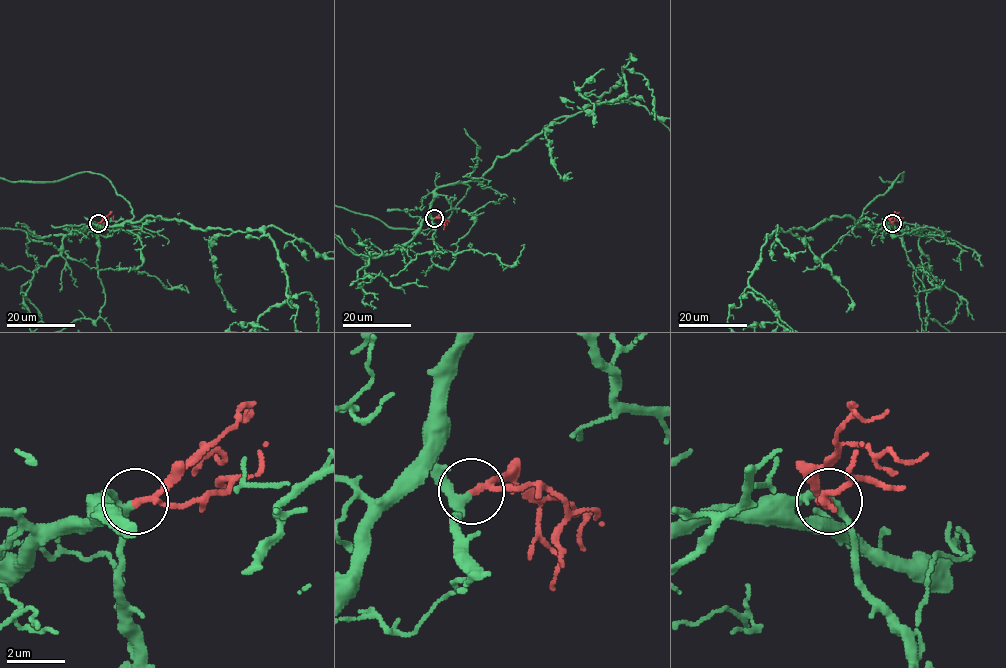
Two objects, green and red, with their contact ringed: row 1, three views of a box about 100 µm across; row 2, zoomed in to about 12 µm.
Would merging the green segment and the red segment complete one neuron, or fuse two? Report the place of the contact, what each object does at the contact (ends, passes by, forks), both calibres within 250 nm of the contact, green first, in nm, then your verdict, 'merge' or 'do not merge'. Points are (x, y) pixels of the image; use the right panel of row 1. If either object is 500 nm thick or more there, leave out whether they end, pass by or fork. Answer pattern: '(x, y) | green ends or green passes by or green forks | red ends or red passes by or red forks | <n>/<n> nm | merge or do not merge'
(892, 223) | green passes by | red passes by | 240/170 nm | merge

